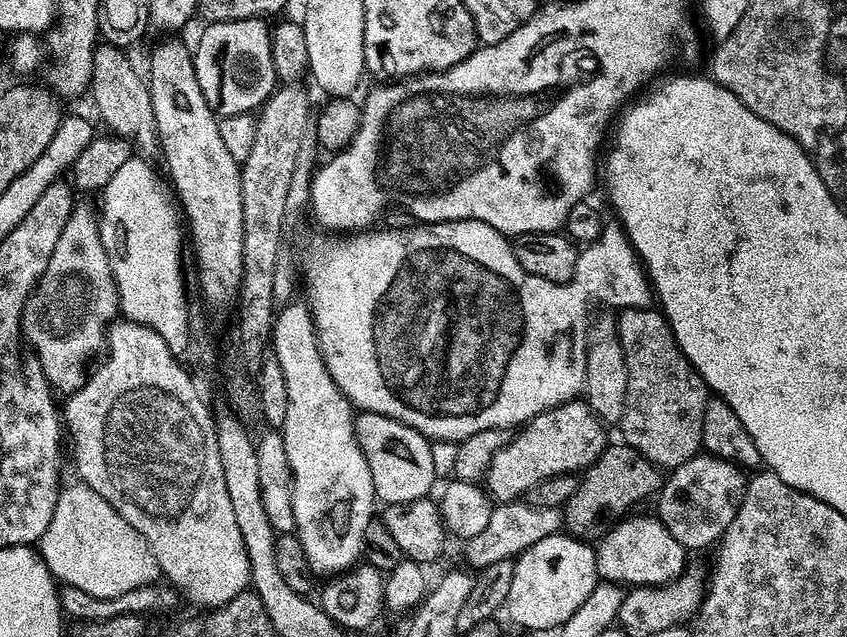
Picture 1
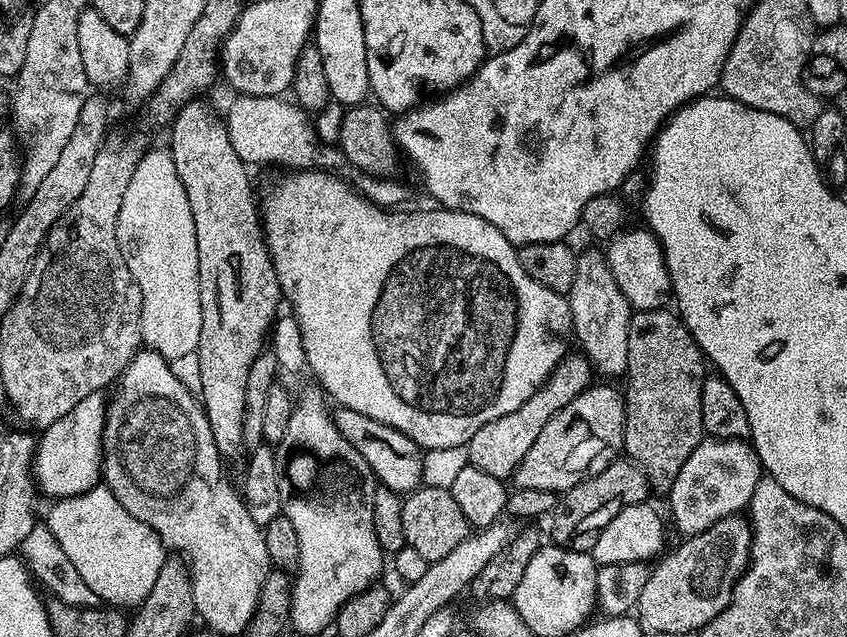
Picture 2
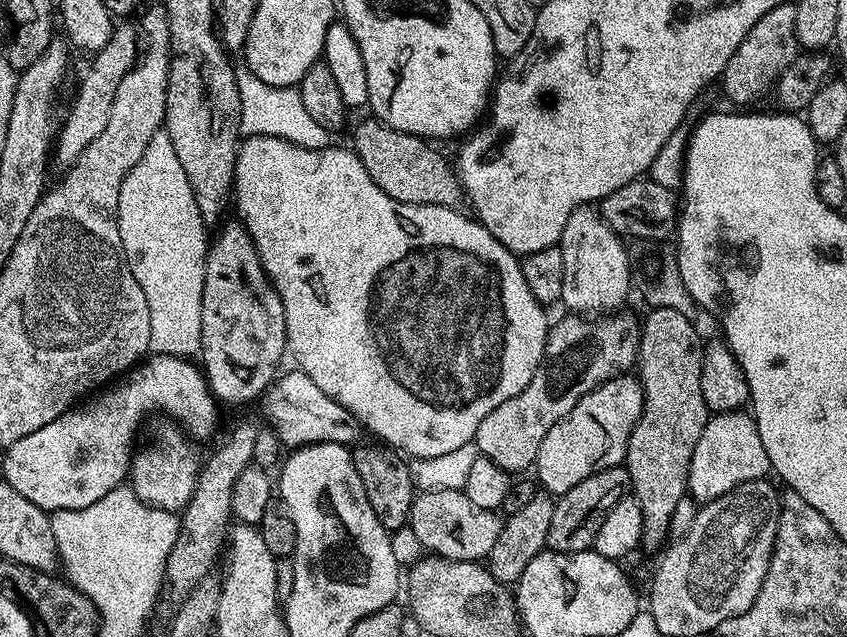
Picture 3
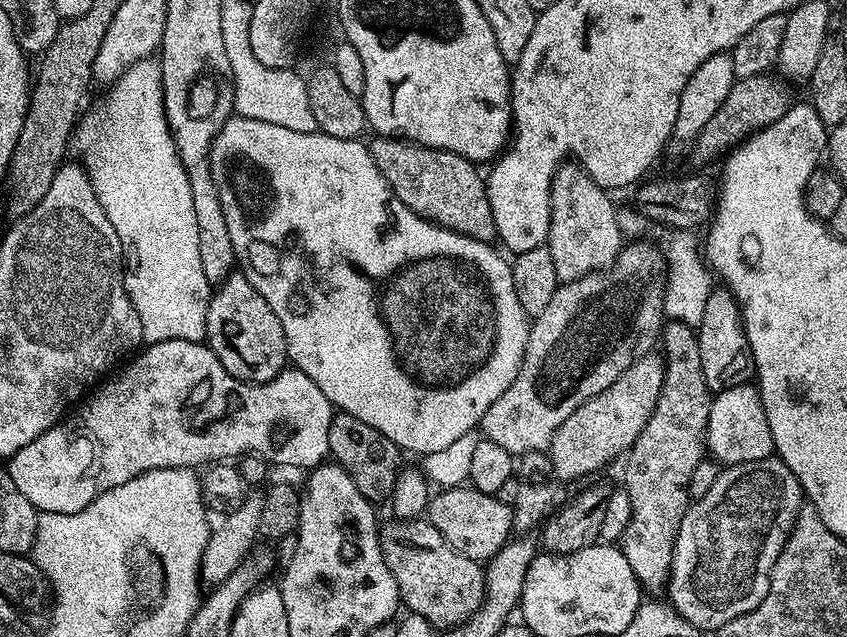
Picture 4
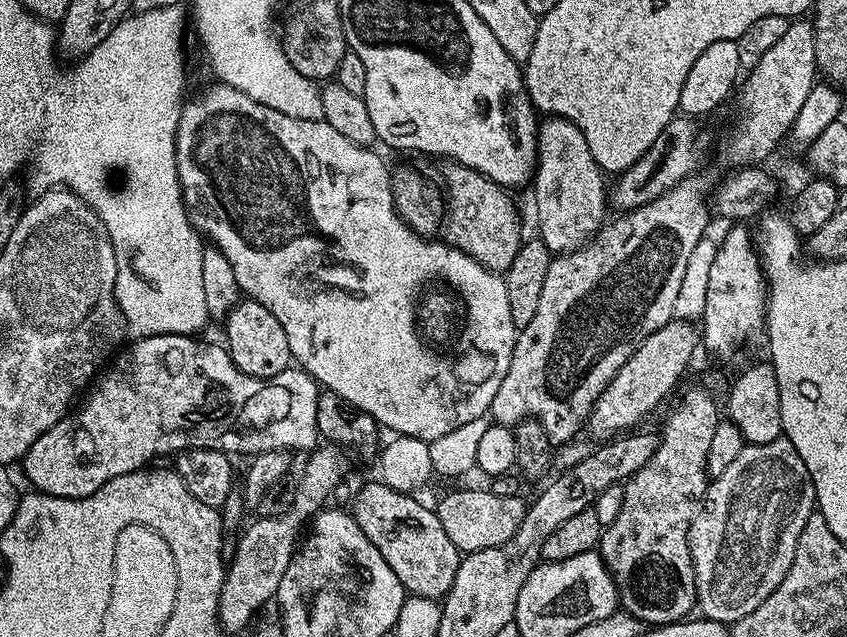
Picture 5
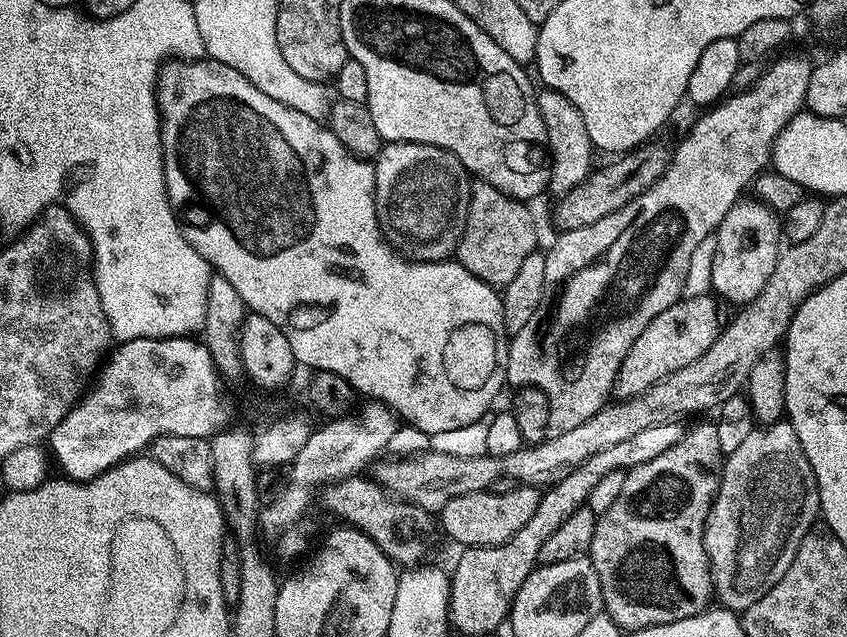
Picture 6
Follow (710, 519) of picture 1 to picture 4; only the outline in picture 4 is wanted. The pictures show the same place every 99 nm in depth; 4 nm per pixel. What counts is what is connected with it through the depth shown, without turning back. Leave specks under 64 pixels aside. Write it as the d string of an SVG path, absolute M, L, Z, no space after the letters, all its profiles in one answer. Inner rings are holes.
M749 382L730 387L713 397L710 418L707 420L706 448L711 457L724 466L760 461L775 453L773 434L757 385Z

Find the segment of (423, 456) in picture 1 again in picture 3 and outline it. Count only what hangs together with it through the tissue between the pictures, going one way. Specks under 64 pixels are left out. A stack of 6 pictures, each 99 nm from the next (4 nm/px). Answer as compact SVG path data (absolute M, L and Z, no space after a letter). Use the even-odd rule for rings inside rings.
M293 370L277 375L266 392L263 401L267 422L285 449L302 448L305 444L343 444L352 446L362 433L362 426L346 406L334 402L318 386L314 386L314 378L306 373Z

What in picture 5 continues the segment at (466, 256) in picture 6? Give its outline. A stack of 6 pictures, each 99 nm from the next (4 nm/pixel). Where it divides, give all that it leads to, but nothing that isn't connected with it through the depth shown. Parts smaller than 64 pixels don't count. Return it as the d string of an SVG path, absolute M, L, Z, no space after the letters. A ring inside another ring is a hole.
M455 162L447 165L444 172L446 187L446 215L442 225L442 236L448 247L466 253L474 262L486 270L505 273L518 255L522 243L520 216L509 193L500 185L486 178L481 172Z

